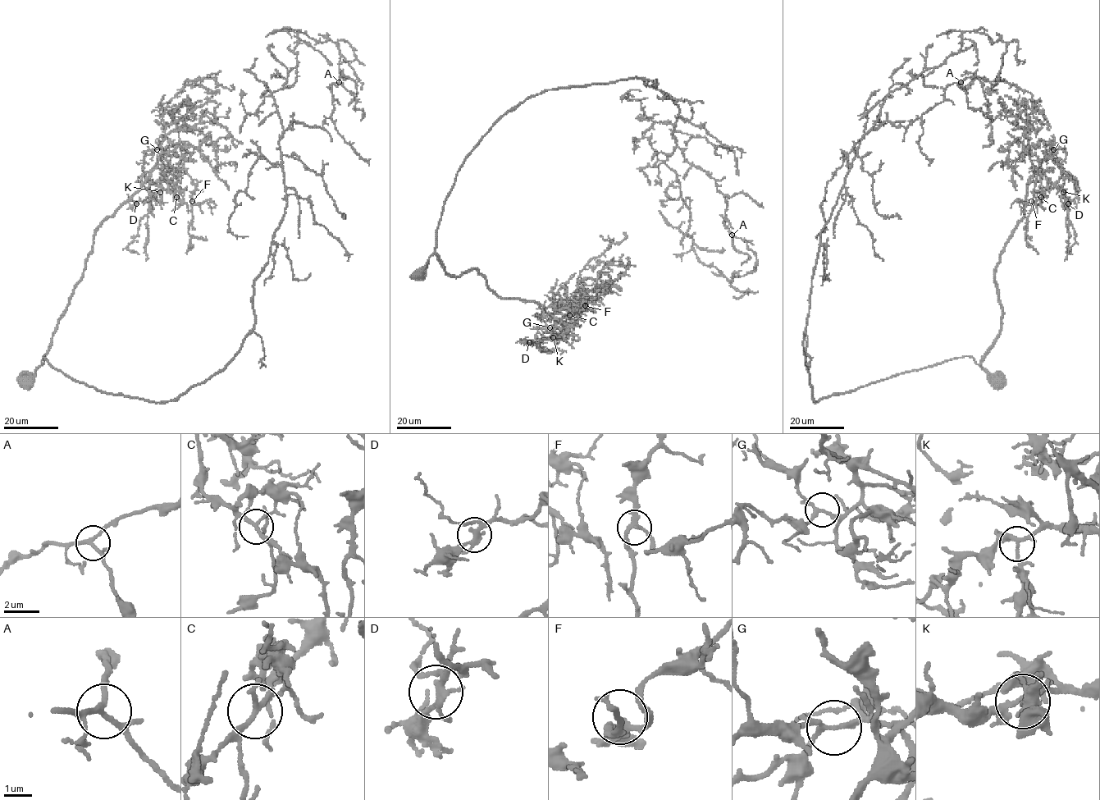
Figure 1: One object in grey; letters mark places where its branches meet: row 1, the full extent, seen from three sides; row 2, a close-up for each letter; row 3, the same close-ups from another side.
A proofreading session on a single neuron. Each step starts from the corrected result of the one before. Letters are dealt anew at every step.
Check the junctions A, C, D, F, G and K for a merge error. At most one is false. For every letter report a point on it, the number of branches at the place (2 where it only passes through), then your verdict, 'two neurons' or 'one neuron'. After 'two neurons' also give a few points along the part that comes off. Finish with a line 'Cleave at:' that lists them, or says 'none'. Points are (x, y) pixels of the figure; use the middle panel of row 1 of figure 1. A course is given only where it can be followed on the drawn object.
A: place (732, 235); branches 3; one neuron
C: place (569, 315); branches 4; one neuron
D: place (529, 342); branches 4; one neuron
F: place (585, 305); branches 3; one neuron
G: place (550, 327); branches 4; one neuron
K: place (553, 337); branches 4; one neuron
Cleave at: none

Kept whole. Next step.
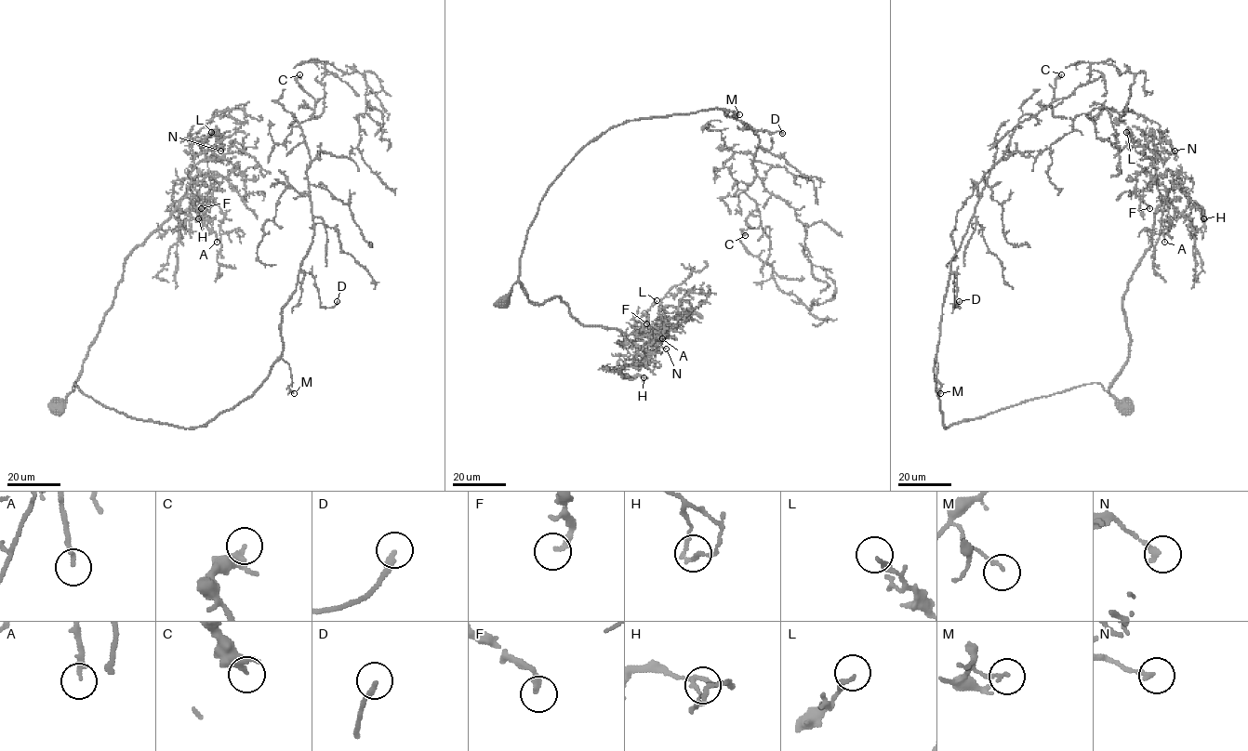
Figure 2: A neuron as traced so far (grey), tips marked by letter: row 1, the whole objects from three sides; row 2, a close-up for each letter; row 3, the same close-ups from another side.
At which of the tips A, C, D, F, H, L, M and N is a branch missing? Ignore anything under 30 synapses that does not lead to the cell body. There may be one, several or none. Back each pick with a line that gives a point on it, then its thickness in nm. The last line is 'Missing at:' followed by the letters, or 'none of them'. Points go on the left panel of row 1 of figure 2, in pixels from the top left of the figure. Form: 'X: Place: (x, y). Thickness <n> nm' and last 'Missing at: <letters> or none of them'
A: Place: (217, 242). Thickness 180 nm
D: Place: (337, 301). Thickness 240 nm
Missing at: A, D

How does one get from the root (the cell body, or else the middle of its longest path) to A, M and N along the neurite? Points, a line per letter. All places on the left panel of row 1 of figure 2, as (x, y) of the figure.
A: (59, 408), (74, 388), (112, 305), (126, 258), (183, 197), (217, 242)
M: (59, 408), (73, 383), (133, 417), (205, 427), (247, 399), (281, 359), (289, 364), (294, 393)
N: (59, 408), (74, 388), (112, 305), (126, 258), (187, 194), (192, 138), (220, 151)

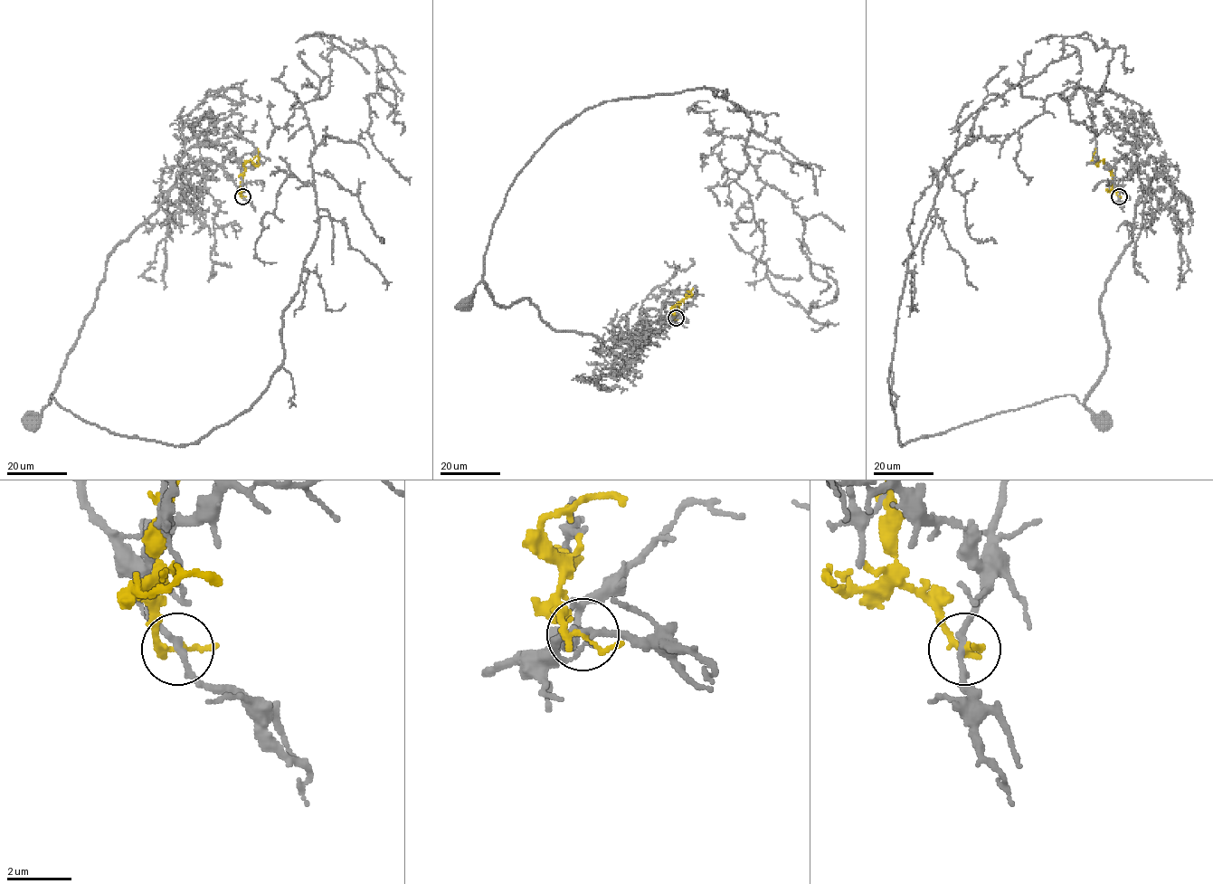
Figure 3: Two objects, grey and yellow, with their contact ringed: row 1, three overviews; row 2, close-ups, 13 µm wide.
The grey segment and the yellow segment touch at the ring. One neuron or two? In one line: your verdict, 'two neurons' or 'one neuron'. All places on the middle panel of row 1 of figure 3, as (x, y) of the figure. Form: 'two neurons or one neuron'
two neurons

